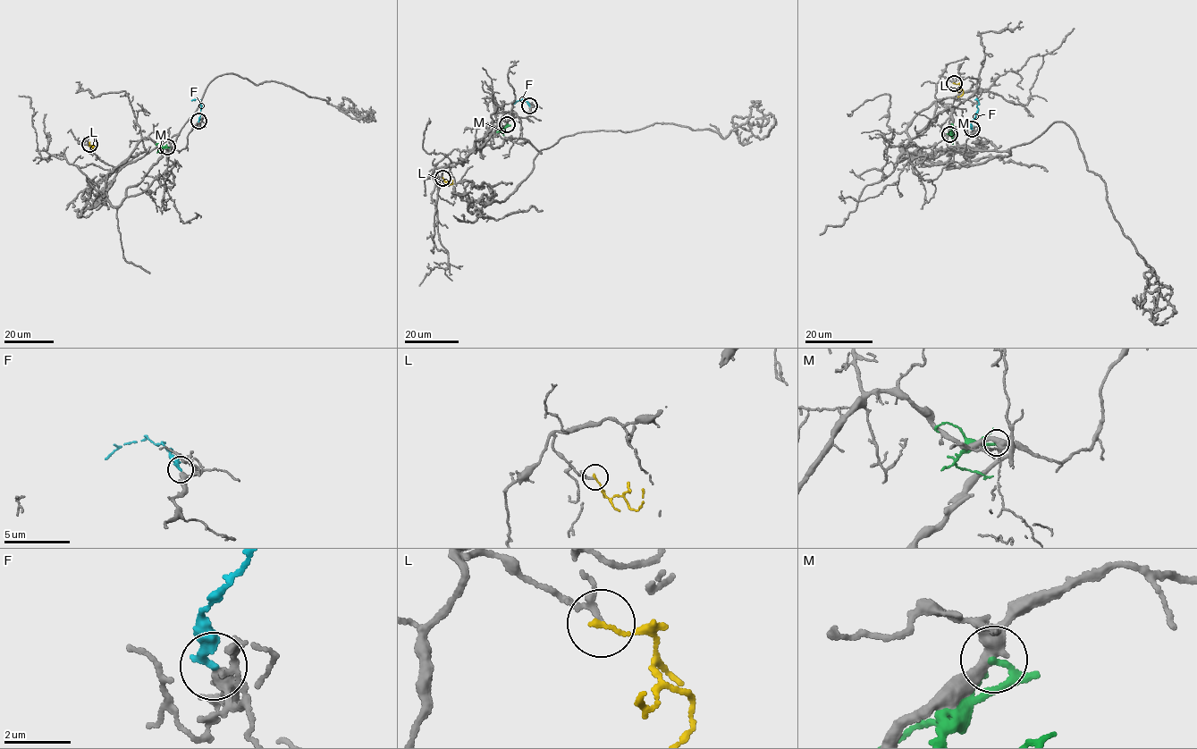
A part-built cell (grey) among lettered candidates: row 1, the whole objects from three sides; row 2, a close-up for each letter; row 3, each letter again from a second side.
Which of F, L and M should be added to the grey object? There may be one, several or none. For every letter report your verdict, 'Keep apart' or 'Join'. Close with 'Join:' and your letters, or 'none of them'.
F: Join
L: Keep apart
M: Keep apart
Join: F

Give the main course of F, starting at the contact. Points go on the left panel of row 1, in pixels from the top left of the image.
F: (198, 121), (200, 100), (191, 100)

